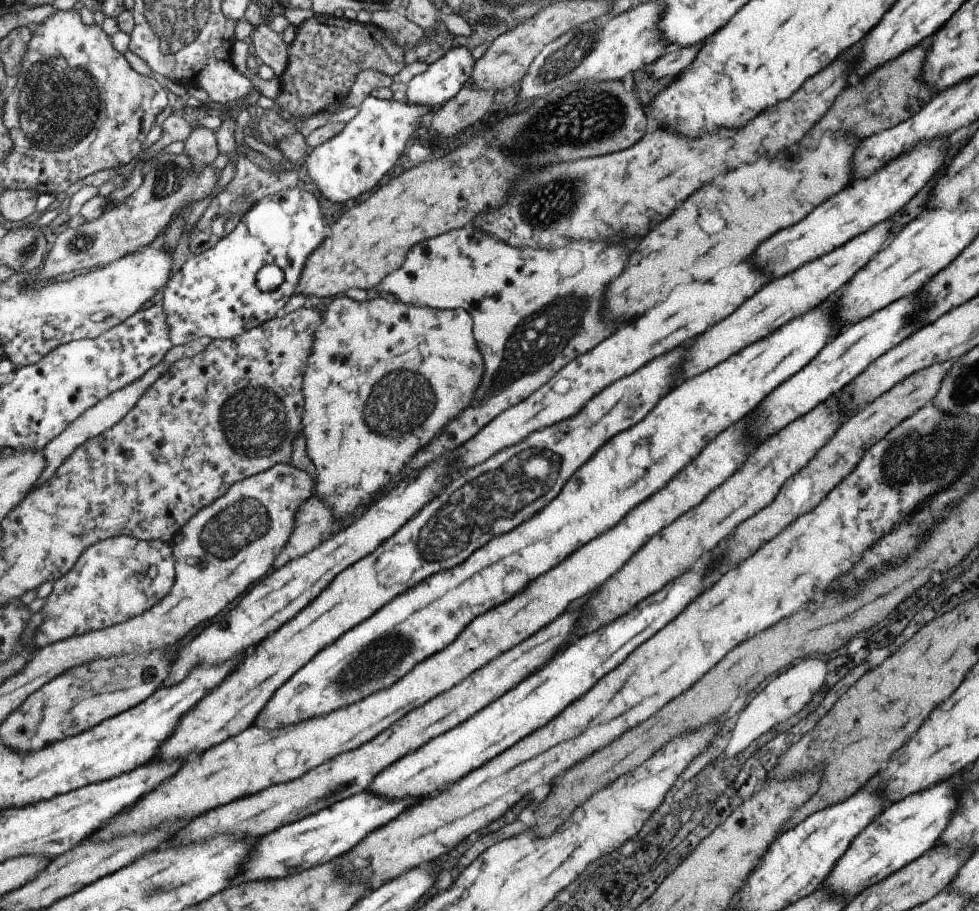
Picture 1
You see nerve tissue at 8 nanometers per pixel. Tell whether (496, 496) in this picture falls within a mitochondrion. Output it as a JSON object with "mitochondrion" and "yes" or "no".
{"mitochondrion":"yes"}

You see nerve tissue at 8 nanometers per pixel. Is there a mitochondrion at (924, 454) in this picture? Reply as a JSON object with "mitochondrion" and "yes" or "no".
{"mitochondrion":"yes"}

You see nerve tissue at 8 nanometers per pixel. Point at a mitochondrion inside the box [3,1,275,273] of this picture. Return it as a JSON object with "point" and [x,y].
{"point":[57,105]}

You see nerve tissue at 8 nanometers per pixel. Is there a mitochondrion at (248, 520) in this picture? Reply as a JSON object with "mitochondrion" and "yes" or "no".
{"mitochondrion":"yes"}

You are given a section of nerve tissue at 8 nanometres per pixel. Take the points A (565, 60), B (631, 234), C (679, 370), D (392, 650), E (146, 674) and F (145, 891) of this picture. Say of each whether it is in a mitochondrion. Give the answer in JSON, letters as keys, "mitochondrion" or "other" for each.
{"A":"mitochondrion","B":"other","C":"other","D":"mitochondrion","E":"mitochondrion","F":"mitochondrion"}

